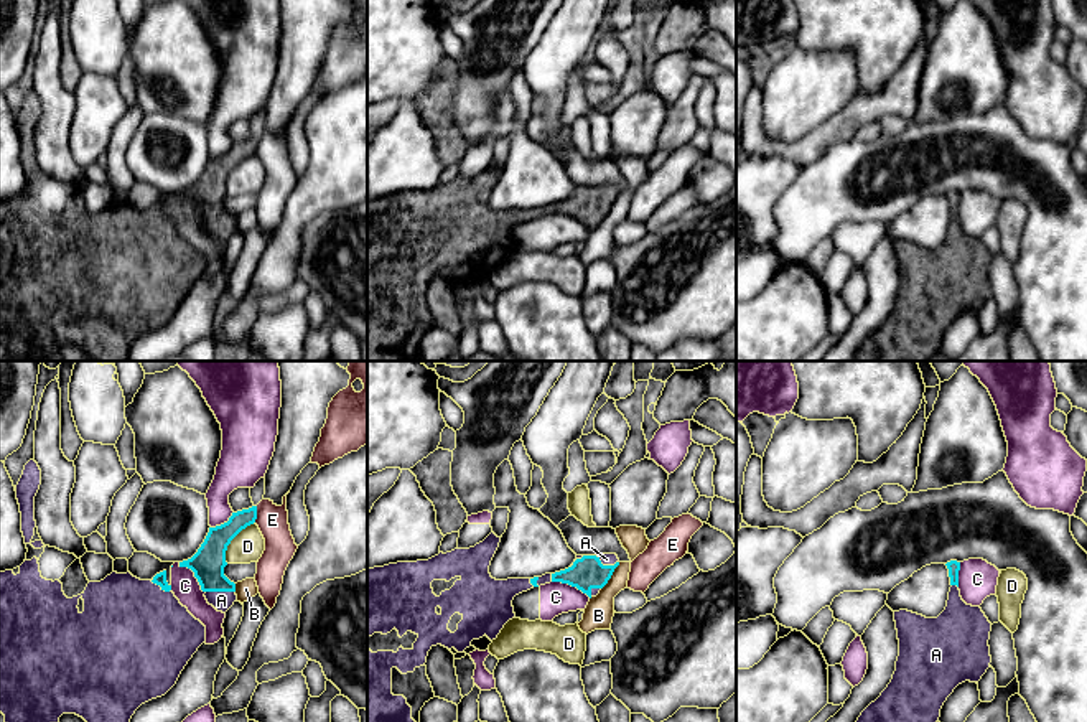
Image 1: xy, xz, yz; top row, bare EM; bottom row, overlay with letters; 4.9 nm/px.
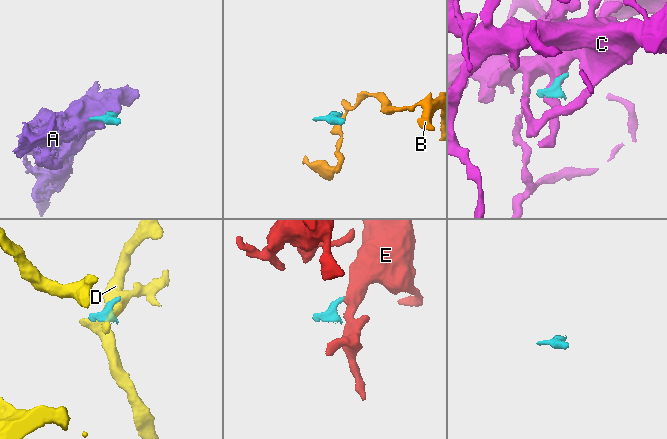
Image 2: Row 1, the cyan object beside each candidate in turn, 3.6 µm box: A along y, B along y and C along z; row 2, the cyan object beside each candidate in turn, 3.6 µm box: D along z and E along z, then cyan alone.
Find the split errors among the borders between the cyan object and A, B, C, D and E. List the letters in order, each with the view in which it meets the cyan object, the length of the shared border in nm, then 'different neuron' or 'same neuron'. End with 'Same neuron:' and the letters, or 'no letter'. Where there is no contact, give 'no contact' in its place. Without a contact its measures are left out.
A: meets cyan in xy; contact 140 nm long; same neuron
B: meets cyan in xz; contact 160 nm long; different neuron
C: meets cyan in xy; contact 200 nm long; different neuron
D: meets cyan in xy; contact 240 nm long; different neuron
E: meets cyan in xy; contact 80 nm long; different neuron
Same neuron: A

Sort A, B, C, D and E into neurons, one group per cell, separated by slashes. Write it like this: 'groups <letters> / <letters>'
groups A / B / C / D / E

